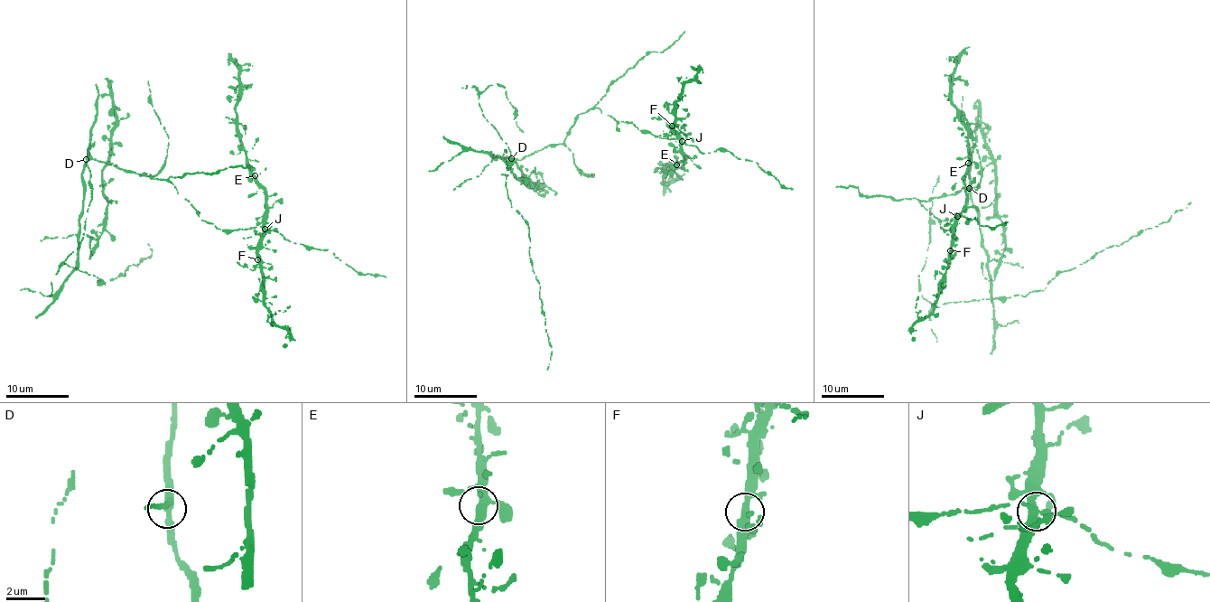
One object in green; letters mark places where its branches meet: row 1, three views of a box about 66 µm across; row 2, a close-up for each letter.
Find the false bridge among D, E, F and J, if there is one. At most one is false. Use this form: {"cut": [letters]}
{"cut": []}

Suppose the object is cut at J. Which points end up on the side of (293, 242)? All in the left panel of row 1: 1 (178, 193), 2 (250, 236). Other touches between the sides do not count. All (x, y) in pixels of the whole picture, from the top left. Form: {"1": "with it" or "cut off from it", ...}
{"1": "cut off from it", "2": "cut off from it"}

